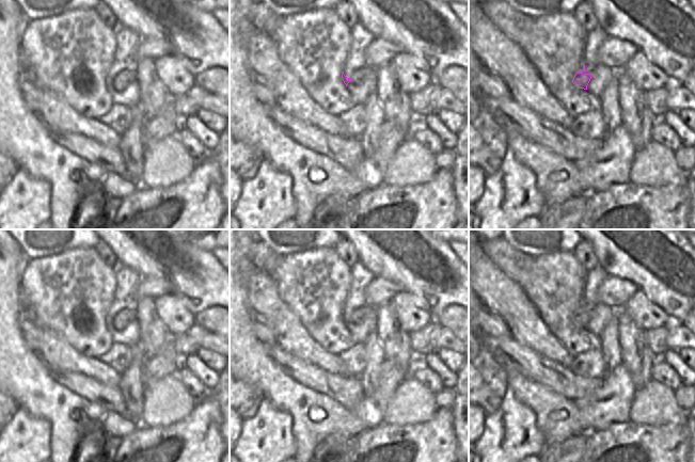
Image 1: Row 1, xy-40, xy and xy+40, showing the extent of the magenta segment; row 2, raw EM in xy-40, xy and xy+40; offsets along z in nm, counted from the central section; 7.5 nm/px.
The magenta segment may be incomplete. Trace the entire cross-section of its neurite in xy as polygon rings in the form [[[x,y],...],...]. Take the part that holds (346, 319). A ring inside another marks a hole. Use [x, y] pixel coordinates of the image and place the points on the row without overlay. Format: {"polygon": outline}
{"polygon": [[[362,306],[358,308],[357,310],[354,310],[354,313],[350,317],[347,317],[343,312],[342,318],[344,322],[346,323],[346,325],[348,324],[349,321],[360,321],[365,316],[366,309],[367,309],[367,306]]]}

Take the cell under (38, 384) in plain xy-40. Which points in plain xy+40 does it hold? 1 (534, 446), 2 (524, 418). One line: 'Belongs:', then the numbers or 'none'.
Belongs: none

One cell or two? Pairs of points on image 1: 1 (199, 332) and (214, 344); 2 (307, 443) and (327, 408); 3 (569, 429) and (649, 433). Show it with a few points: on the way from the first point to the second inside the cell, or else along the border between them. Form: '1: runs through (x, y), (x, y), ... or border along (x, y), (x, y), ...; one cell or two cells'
1: border along (207, 332), (201, 341), (200, 348); two cells
2: runs through (316, 434), (329, 421), (329, 416); one cell
3: border along (594, 430), (587, 434); two cells

